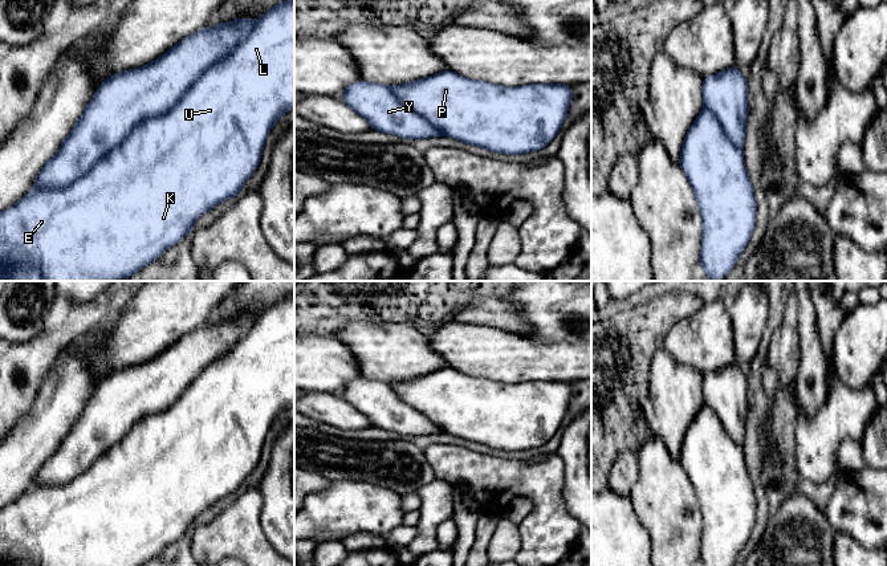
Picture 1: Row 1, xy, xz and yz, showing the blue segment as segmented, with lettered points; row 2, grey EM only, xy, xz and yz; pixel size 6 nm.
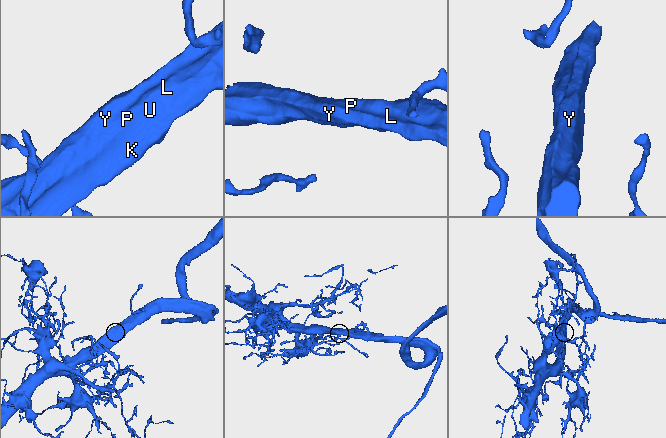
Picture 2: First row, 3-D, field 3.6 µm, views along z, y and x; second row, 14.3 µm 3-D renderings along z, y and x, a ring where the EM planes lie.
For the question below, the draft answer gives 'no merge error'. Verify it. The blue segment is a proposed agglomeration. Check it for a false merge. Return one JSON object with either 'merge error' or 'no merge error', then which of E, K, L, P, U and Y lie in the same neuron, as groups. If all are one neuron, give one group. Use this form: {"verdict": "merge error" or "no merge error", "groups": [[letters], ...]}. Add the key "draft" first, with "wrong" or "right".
{"draft": "right", "verdict": "no merge error", "groups": [["E", "K", "L", "P", "U", "Y"]]}

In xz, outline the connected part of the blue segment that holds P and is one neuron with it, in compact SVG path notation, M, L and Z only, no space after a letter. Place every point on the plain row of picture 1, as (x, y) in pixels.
M447 366L410 380L382 382L359 376L350 380L341 396L367 418L371 427L406 436L449 433L491 449L520 452L549 441L567 412L573 386L561 380L501 383L465 375Z

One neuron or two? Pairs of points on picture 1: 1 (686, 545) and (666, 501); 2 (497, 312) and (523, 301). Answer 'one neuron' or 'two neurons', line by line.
1: one neuron
2: two neurons

